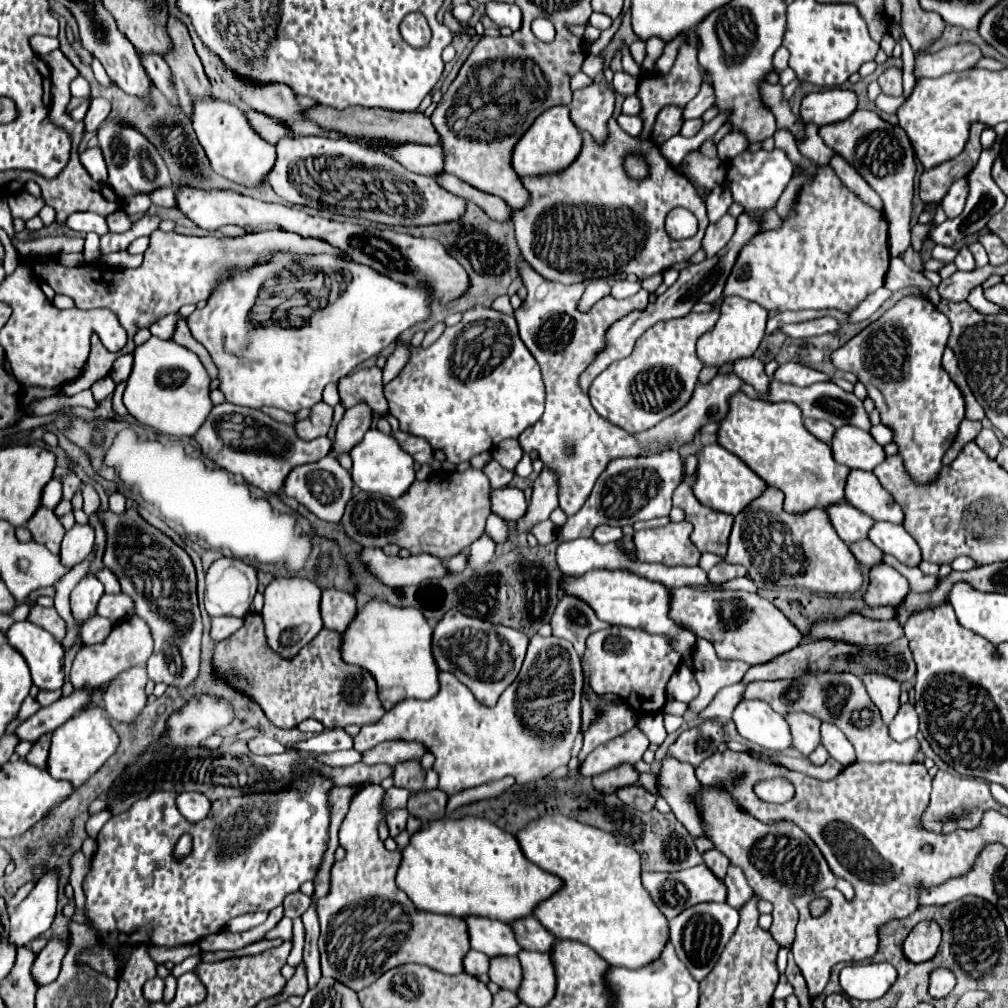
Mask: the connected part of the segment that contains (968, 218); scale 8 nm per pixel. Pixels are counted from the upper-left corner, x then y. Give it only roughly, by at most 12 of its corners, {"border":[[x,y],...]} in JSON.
{"border":[[998,143],[982,149],[958,217],[932,229],[934,243],[972,241],[1004,207],[990,177]]}

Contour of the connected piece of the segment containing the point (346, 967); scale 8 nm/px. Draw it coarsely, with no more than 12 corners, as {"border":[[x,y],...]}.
{"border":[[384,793],[352,797],[316,901],[322,975],[354,991],[404,963],[462,973],[460,917],[396,887]]}

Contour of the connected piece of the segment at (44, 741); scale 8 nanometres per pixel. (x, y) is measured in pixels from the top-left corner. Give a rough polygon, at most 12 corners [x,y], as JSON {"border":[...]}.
{"border":[[50,733],[40,737],[28,753],[28,761],[46,767]]}

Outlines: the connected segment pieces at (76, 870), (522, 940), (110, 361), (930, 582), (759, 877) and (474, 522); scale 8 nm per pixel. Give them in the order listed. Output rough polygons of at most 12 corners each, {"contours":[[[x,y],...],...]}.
{"contours":[[[82,851],[70,857],[70,885],[78,911],[84,911],[82,879],[88,859]],[[534,915],[510,923],[516,943],[528,951],[548,953],[552,935]],[[92,335],[82,373],[62,387],[66,395],[90,389],[110,375],[120,353],[106,351]],[[892,555],[884,563],[898,569],[914,593],[932,591],[938,577],[922,573],[918,567],[906,567]],[[702,787],[710,841],[774,905],[790,949],[792,897],[836,887],[816,843],[792,823],[760,823],[722,787]],[[436,471],[398,499],[354,495],[340,523],[362,547],[444,561],[484,533],[490,481]]]}

